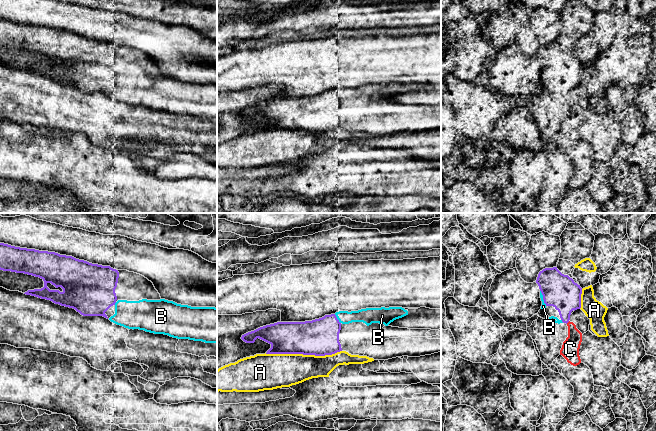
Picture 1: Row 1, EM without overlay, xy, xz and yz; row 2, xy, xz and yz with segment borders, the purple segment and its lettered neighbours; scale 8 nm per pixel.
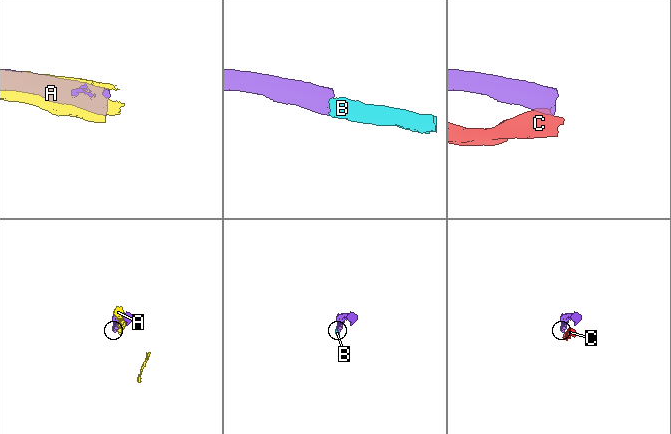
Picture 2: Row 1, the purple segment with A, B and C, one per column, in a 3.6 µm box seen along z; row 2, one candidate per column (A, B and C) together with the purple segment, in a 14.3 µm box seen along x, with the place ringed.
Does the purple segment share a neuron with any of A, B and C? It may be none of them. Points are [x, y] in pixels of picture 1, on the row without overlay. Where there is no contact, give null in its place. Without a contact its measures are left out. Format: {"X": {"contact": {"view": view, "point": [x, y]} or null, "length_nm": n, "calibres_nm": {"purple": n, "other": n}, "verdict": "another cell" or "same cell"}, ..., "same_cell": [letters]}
{"A": {"contact": {"view": "xz", "point": [303, 130]}, "length_nm": 600, "calibres_nm": {"purple": 300, "other": 280}, "verdict": "another cell"}, "B": {"contact": {"view": "xz", "point": [337, 95]}, "length_nm": 90, "calibres_nm": {"purple": 300, "other": 130}, "verdict": "same cell"}, "C": {"contact": {"view": "yz", "point": [567, 98]}, "length_nm": 40, "calibres_nm": {"purple": 260, "other": 140}, "verdict": "another cell"}, "same_cell": ["B"]}

